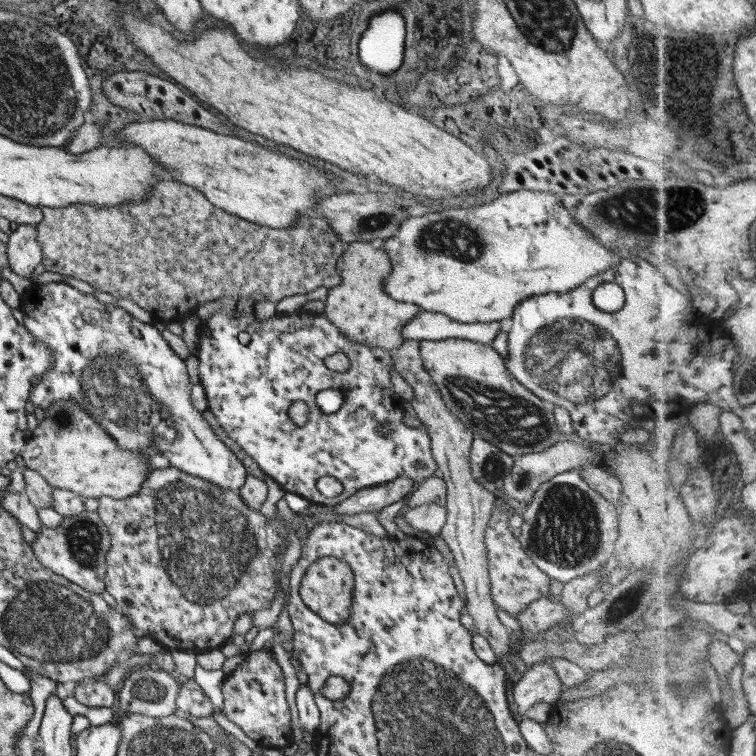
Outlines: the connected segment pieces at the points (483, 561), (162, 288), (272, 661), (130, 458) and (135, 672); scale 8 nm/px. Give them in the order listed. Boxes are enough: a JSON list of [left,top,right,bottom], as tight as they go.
[[390,340,514,656],[37,182,345,325],[221,649,293,749],[21,400,151,499],[118,667,182,718]]

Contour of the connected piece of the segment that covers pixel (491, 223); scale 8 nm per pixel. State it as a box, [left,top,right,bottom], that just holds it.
[381,189,624,324]

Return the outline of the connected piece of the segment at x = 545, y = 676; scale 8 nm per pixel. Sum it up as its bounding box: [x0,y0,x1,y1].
[512,658,563,714]

